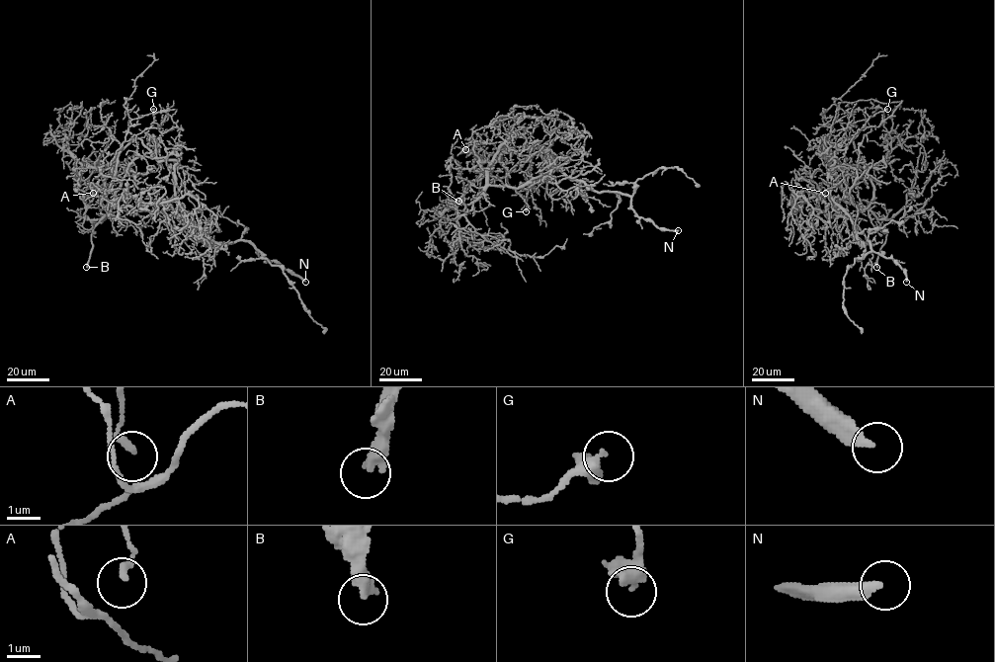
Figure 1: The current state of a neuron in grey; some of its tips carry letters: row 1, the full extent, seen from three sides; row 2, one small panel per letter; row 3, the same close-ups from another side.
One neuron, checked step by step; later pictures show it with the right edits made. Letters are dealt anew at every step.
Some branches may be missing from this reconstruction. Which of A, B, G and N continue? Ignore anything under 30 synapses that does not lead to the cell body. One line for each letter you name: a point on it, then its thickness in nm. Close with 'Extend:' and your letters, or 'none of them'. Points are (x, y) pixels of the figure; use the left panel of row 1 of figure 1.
B: place (86, 267); calibre 360 nm
Extend: B

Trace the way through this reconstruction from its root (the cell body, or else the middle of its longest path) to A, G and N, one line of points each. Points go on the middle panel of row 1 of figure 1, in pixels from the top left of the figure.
A: (516, 188), (488, 184), (487, 168), (500, 142), (462, 145), (465, 149)
G: (516, 188), (488, 184), (488, 169), (502, 152), (529, 160), (519, 168), (528, 184), (526, 211)
N: (516, 188), (549, 176), (566, 175), (599, 192), (626, 194), (638, 216), (650, 220), (659, 228), (678, 230)

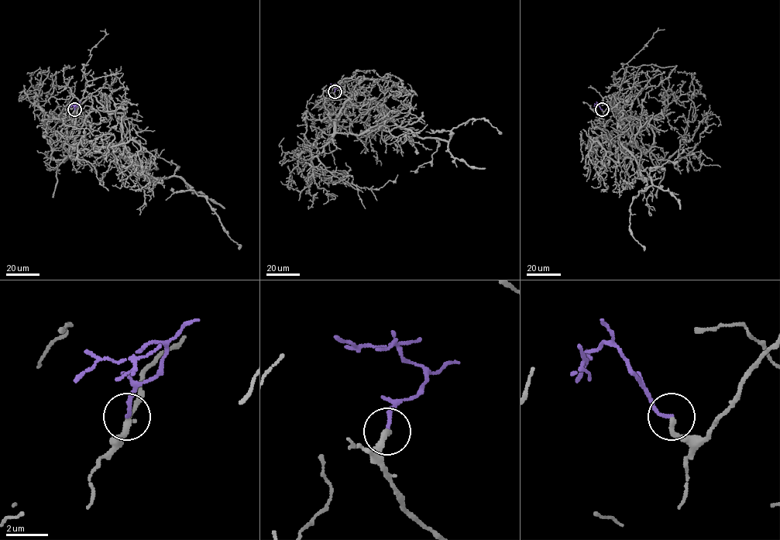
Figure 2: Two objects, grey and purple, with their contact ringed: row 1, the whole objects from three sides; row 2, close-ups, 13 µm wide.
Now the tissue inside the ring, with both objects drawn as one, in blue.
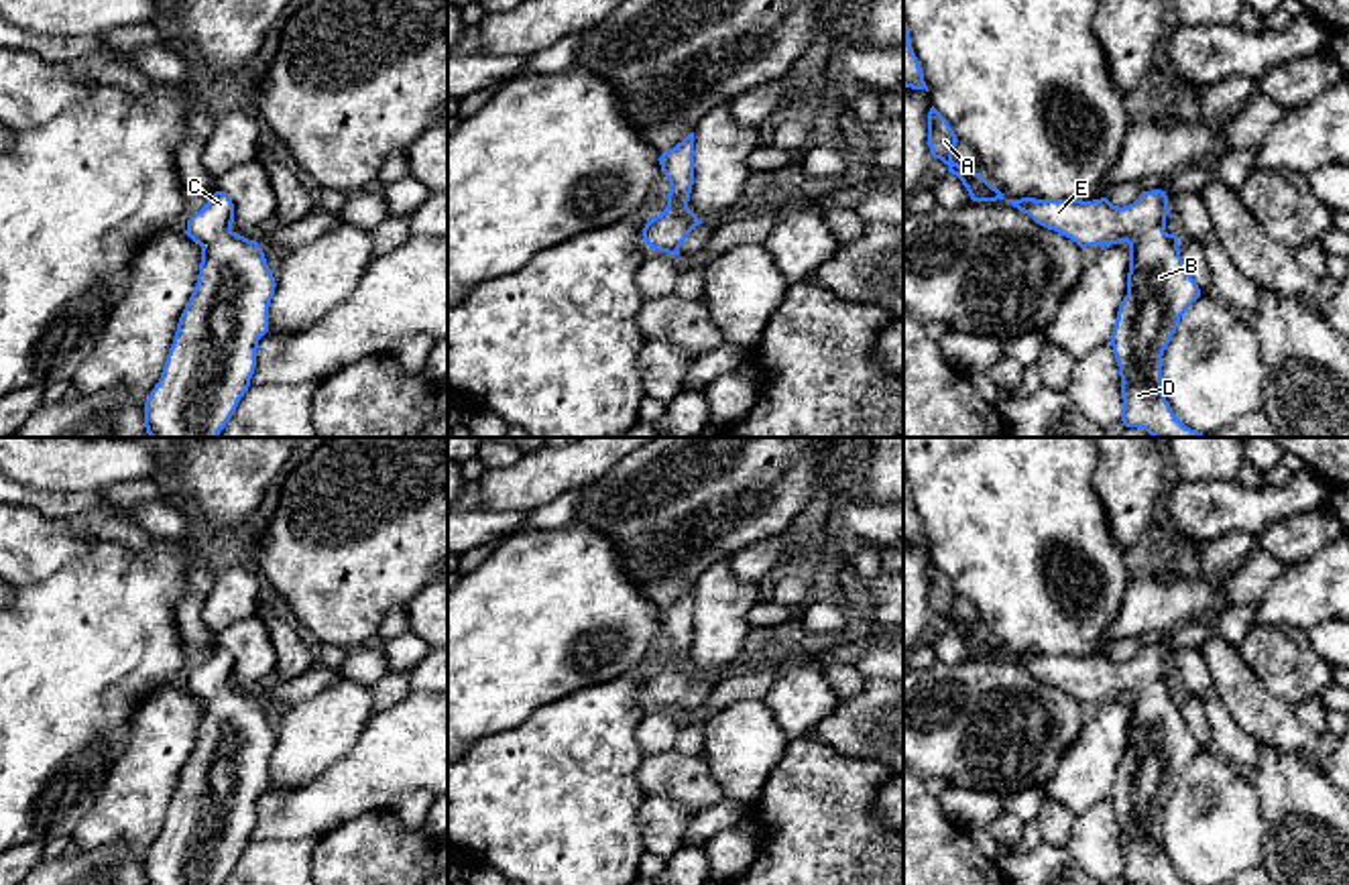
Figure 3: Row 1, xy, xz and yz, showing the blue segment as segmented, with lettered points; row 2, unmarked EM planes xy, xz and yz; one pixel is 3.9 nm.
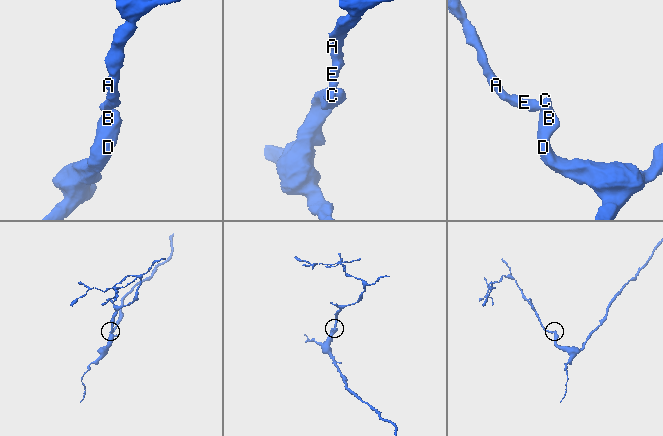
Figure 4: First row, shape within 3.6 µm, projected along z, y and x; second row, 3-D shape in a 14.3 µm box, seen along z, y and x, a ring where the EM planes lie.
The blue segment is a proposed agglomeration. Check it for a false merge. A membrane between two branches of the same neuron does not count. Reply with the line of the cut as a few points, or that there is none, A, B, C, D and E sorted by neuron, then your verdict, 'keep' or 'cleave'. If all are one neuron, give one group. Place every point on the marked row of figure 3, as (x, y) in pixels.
no cut | A B C D E | keep

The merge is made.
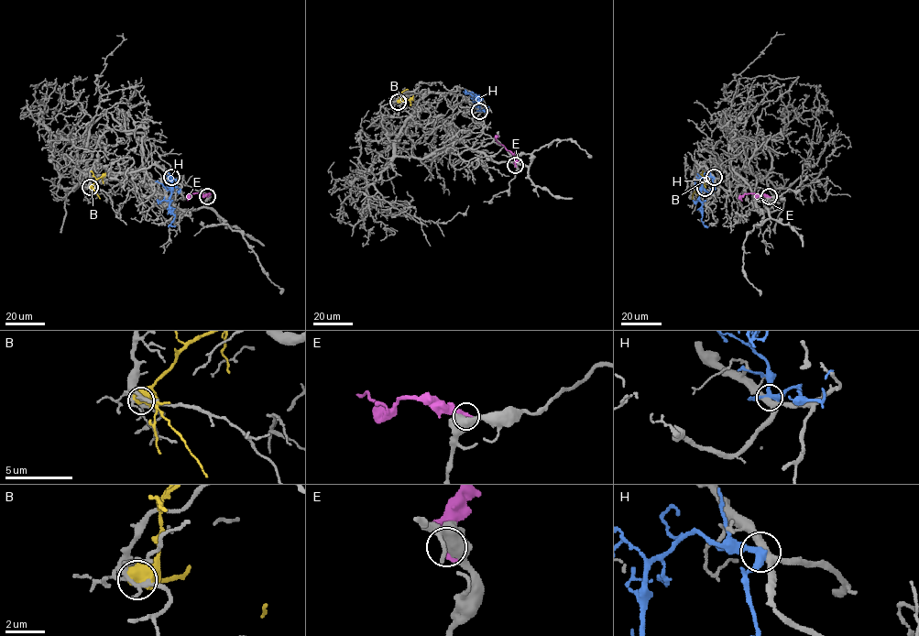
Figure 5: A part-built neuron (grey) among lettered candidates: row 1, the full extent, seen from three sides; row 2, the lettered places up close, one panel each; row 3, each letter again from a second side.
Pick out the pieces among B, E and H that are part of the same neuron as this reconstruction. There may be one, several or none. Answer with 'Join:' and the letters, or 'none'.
Join: E

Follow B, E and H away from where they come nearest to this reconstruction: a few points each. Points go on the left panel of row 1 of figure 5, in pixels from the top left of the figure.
B: (90, 187), (102, 177), (103, 183)
E: (207, 196), (209, 193), (189, 193), (187, 201)
H: (171, 177), (169, 175), (172, 190), (169, 205), (174, 217), (170, 224), (175, 225)

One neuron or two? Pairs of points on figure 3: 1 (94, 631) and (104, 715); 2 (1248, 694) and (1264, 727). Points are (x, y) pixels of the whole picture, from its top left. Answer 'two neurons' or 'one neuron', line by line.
1: one neuron
2: one neuron

